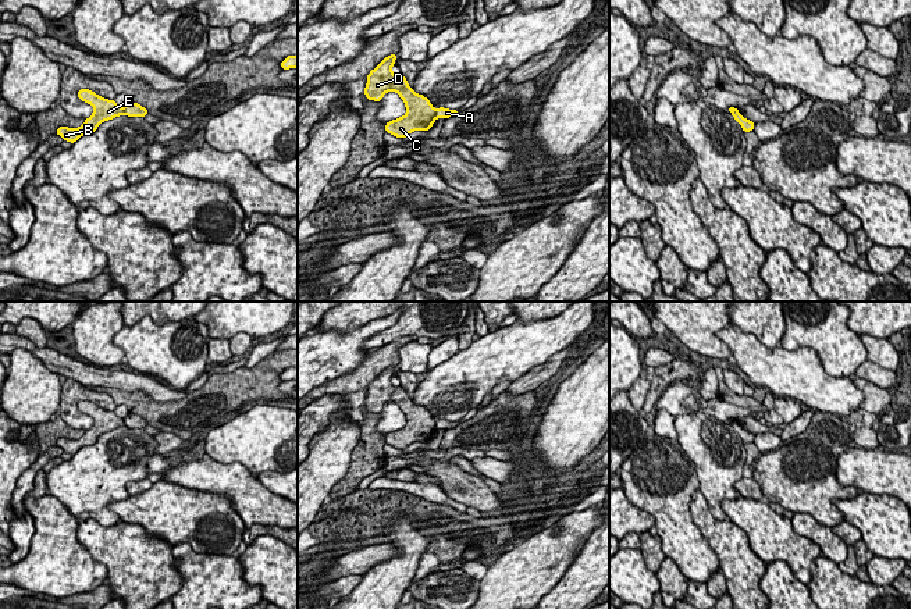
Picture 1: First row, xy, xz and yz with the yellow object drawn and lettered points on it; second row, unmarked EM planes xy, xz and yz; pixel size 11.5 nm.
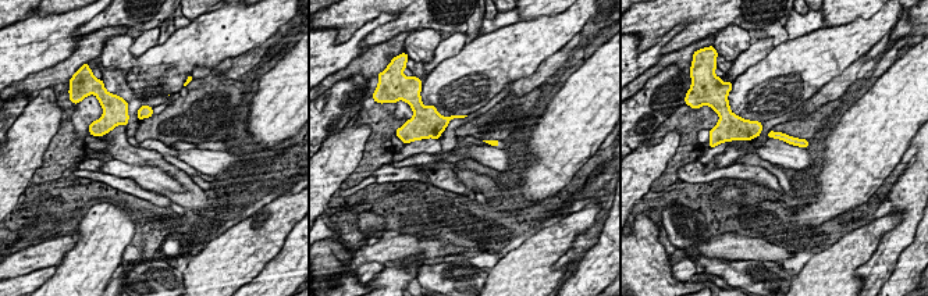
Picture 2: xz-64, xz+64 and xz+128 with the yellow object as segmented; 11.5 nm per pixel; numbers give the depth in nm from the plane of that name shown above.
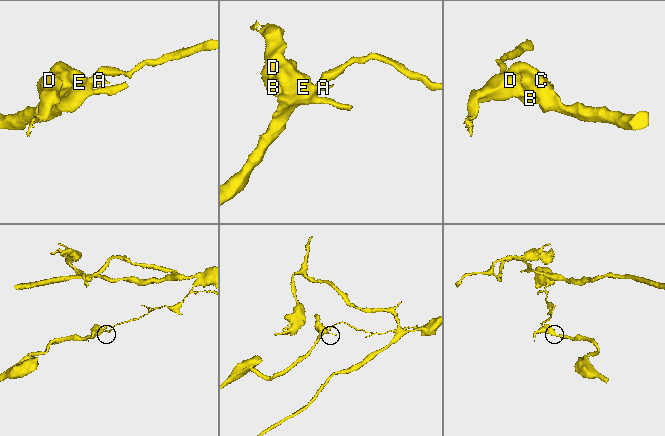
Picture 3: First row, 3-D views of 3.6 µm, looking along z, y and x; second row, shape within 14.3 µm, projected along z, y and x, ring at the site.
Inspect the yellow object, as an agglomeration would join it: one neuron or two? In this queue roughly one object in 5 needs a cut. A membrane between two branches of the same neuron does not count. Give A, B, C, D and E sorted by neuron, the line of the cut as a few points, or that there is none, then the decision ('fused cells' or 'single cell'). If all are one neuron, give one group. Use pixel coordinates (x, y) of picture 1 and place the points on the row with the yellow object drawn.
A / B C D E | xz (434, 109), (437, 117) | fused cells

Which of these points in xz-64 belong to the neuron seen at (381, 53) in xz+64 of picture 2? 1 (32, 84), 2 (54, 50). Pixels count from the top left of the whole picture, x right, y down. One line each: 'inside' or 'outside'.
1: inside
2: outside

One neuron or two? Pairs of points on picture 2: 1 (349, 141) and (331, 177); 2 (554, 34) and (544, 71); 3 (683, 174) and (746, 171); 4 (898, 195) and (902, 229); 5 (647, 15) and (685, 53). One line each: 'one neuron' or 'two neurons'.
1: one neuron
2: two neurons
3: one neuron
4: one neuron
5: two neurons

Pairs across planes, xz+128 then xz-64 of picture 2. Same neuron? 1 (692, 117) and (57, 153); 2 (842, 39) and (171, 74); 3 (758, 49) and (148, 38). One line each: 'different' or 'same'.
1: same
2: same
3: same

